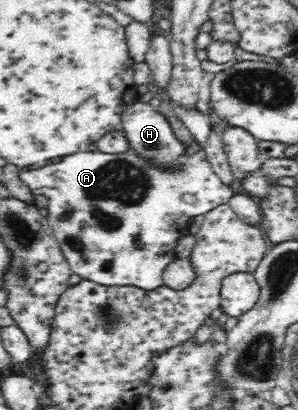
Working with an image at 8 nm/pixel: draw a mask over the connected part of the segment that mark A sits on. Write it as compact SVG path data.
M203 148L194 153L194 158L186 162L186 166L180 166L180 176L166 176L162 169L156 169L150 167L148 163L144 163L140 157L132 156L132 154L126 154L122 152L120 154L105 154L104 152L76 152L72 155L62 157L60 162L49 163L44 167L36 170L26 168L19 172L19 178L27 185L34 195L44 196L48 199L48 209L45 212L48 219L48 223L53 230L53 235L56 237L64 256L66 257L72 273L80 275L82 279L94 281L98 284L106 286L118 285L126 286L132 285L140 287L146 291L154 290L156 287L162 286L162 274L164 268L174 262L177 259L176 256L176 242L182 235L188 234L189 223L192 218L198 215L206 215L210 213L214 208L227 204L234 195L234 190L231 185L224 183L210 168L208 160L198 160L198 158L204 158L205 154L202 154Z

